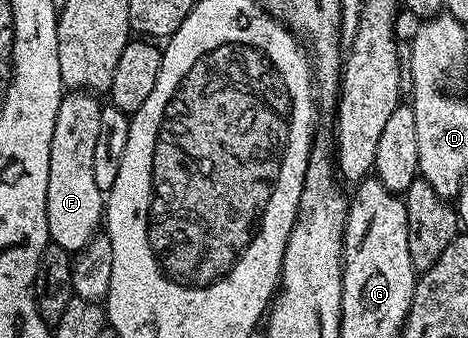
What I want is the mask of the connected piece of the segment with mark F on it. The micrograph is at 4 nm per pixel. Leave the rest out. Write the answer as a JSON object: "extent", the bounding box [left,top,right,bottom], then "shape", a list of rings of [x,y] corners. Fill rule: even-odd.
{"extent":[47,94,105,252],"shape":[[[67,94],[62,97],[56,114],[55,131],[51,136],[51,156],[48,158],[47,216],[48,234],[52,243],[67,250],[78,252],[86,247],[100,227],[105,198],[93,176],[93,156],[99,138],[102,105],[91,94]]]}

